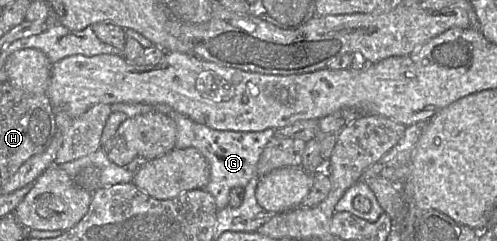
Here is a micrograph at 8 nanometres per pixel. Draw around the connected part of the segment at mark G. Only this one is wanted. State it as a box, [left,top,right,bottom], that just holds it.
[111,103,274,210]

